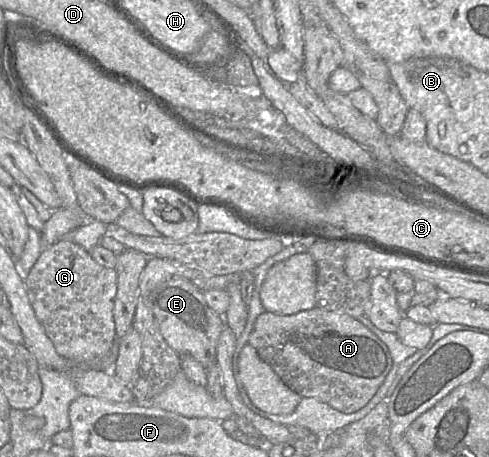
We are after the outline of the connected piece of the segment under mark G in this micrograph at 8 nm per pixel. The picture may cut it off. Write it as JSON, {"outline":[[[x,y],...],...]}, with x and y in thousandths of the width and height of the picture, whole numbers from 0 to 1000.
{"outline":[[[121,525],[88,547],[49,617],[72,689],[125,781],[160,805],[209,812],[213,801],[229,799],[237,586],[200,578],[180,549],[147,527]]]}

